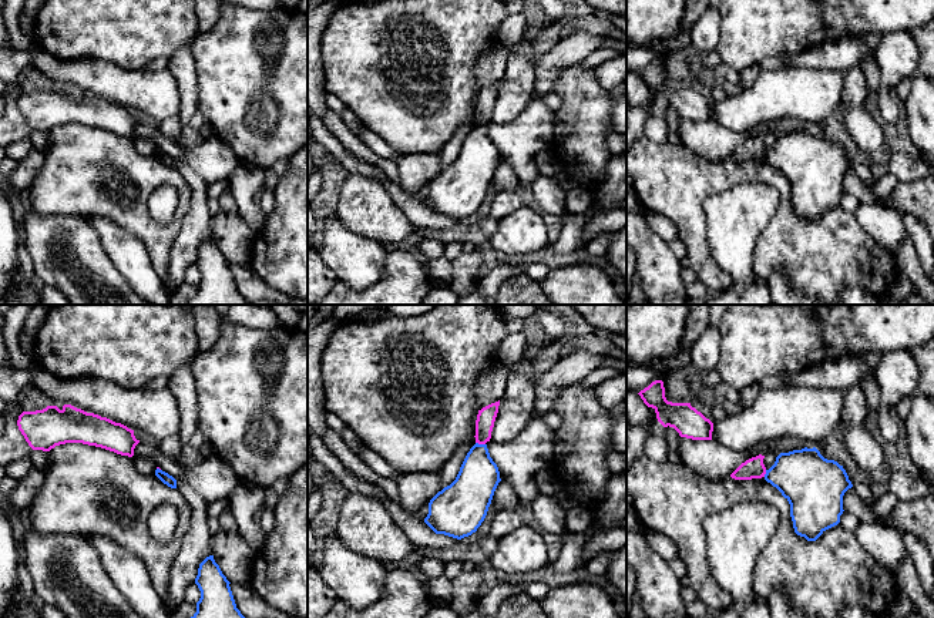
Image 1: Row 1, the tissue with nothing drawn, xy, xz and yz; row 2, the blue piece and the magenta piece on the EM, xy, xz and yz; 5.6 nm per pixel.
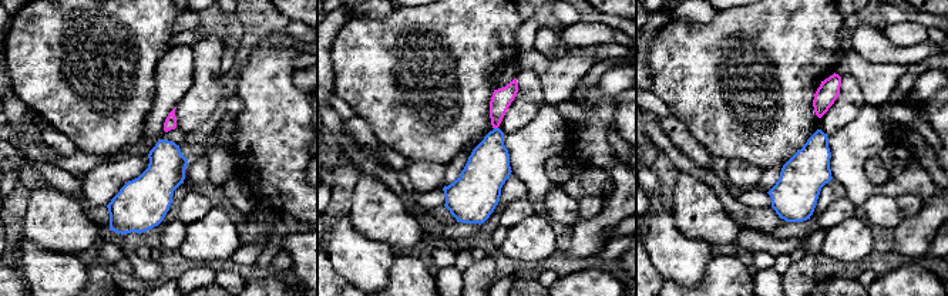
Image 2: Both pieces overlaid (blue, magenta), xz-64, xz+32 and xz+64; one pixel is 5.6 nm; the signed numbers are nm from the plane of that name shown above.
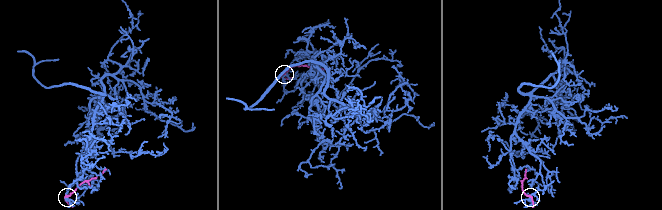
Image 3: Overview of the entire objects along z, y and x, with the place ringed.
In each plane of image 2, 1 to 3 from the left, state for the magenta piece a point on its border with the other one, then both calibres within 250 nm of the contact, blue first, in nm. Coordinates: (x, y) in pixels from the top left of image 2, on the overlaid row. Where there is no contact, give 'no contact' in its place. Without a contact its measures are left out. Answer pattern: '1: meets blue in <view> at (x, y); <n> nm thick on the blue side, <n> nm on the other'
1: no contact
2: meets blue in xz+32 at (496, 128); 240 nm thick on the blue side, 120 nm on the other
3: no contact

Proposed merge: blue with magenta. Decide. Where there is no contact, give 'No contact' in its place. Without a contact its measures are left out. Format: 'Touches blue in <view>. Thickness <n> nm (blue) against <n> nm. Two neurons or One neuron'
Touches blue in xz. Thickness 240 nm (blue) against 110 nm. Two neurons

